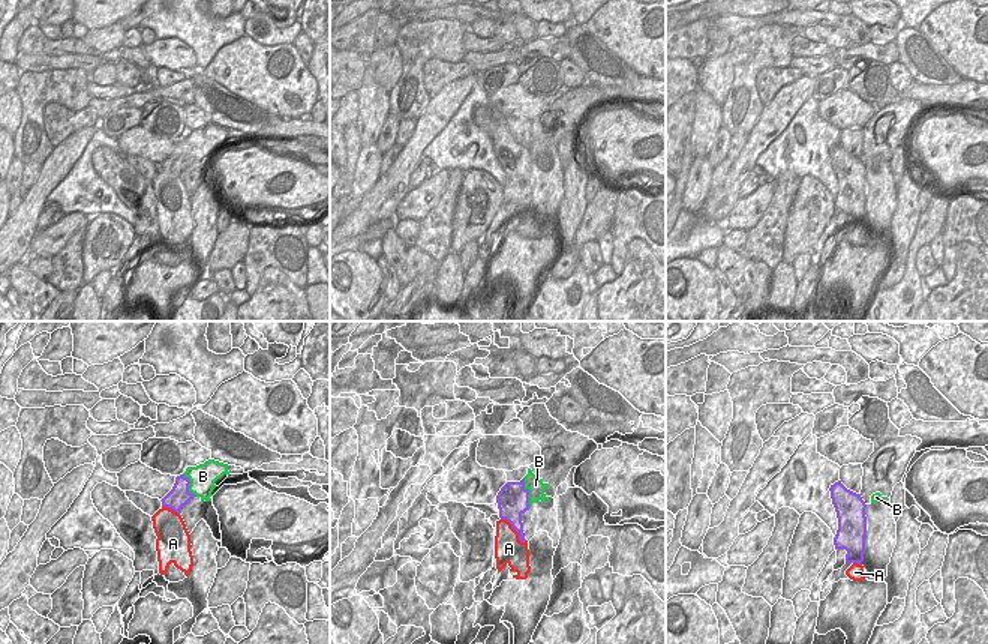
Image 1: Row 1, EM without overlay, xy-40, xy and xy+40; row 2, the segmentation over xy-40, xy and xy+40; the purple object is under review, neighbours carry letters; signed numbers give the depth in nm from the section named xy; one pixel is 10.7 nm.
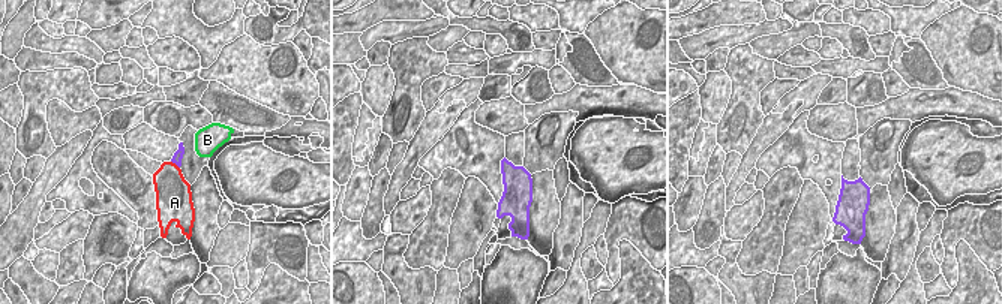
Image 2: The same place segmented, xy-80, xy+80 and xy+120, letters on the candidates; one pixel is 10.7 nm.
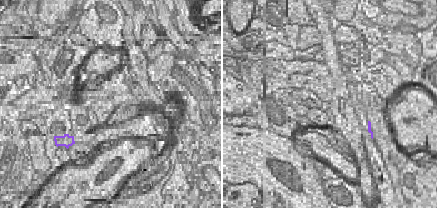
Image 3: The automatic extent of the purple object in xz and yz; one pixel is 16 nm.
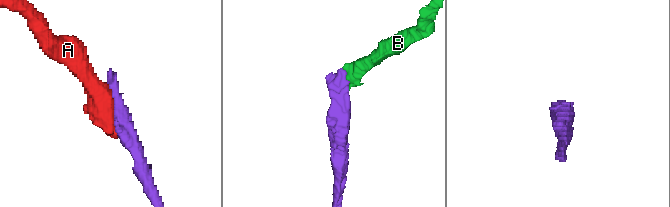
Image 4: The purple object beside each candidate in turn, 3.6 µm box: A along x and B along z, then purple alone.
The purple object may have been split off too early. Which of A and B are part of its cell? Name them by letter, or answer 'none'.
A

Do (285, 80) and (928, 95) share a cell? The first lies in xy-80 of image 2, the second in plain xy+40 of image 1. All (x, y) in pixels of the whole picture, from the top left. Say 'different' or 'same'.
different

